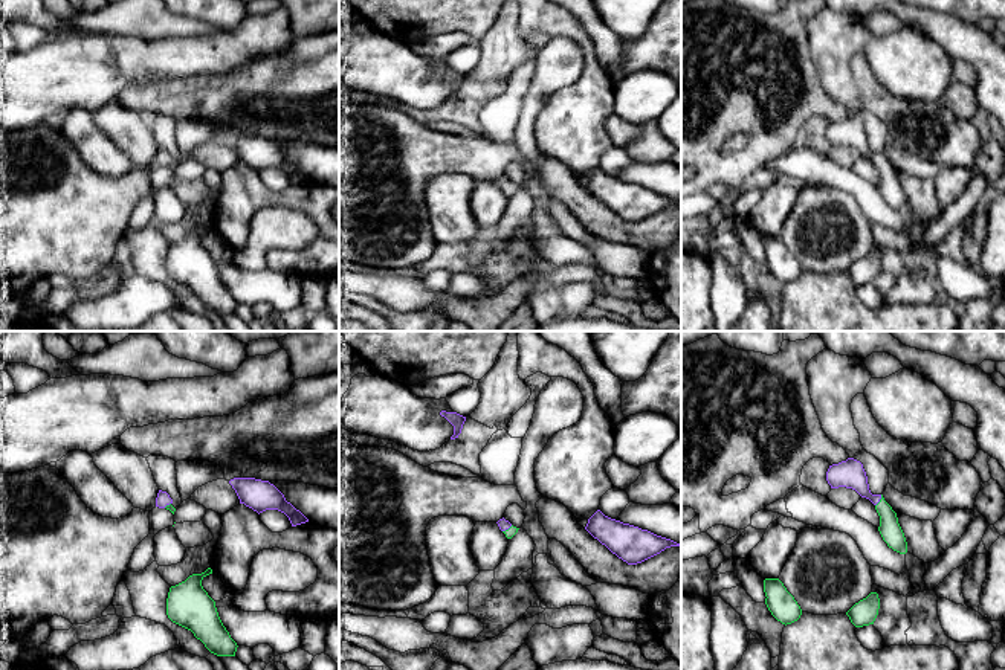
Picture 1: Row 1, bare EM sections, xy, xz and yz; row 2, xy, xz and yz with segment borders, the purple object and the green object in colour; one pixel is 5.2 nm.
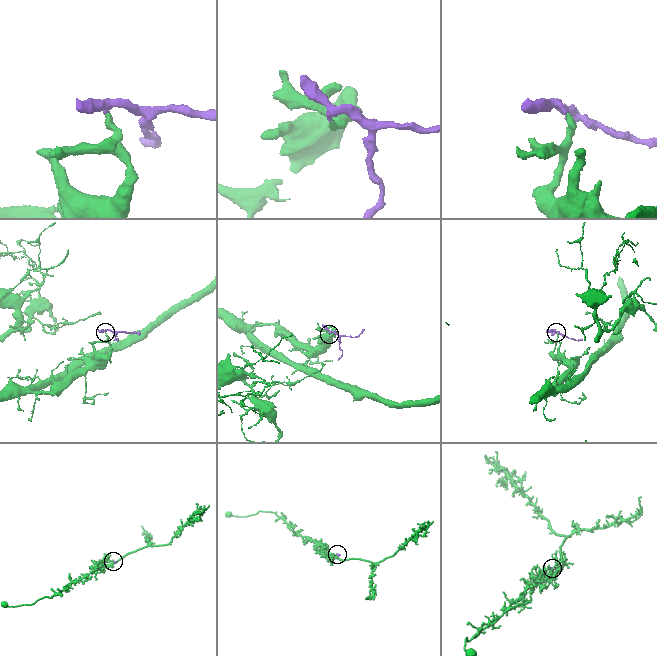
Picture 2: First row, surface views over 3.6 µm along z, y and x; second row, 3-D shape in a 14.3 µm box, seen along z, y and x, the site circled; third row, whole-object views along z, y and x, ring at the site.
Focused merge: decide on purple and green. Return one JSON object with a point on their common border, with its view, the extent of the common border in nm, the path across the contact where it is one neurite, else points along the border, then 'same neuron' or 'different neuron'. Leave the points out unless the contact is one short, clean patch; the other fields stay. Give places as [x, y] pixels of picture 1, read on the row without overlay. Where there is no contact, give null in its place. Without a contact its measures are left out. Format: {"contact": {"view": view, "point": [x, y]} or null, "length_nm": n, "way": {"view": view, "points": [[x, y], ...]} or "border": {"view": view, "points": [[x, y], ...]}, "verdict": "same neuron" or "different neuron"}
{"contact": {"view": "yz", "point": [878, 159]}, "length_nm": 70, "way": {"view": "yz", "points": [[849, 132], [878, 159], [888, 174], [889, 186]]}, "verdict": "same neuron"}

